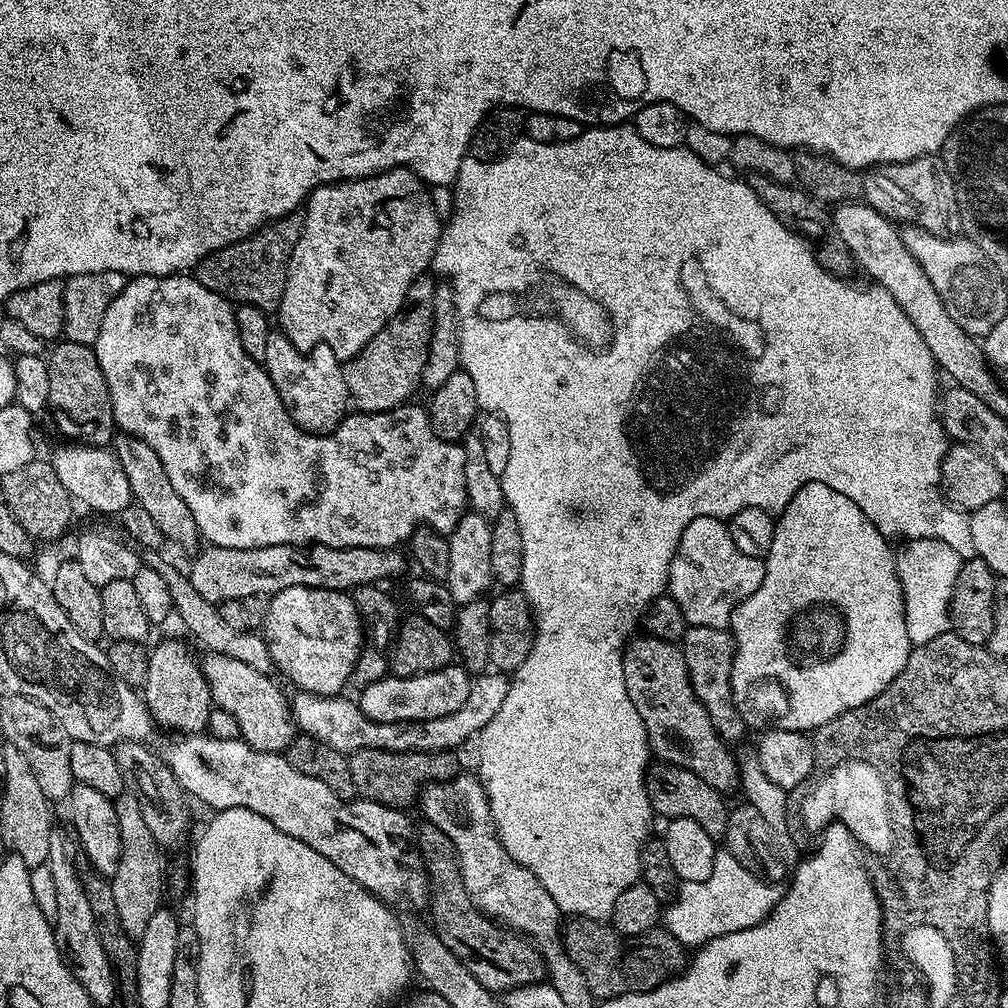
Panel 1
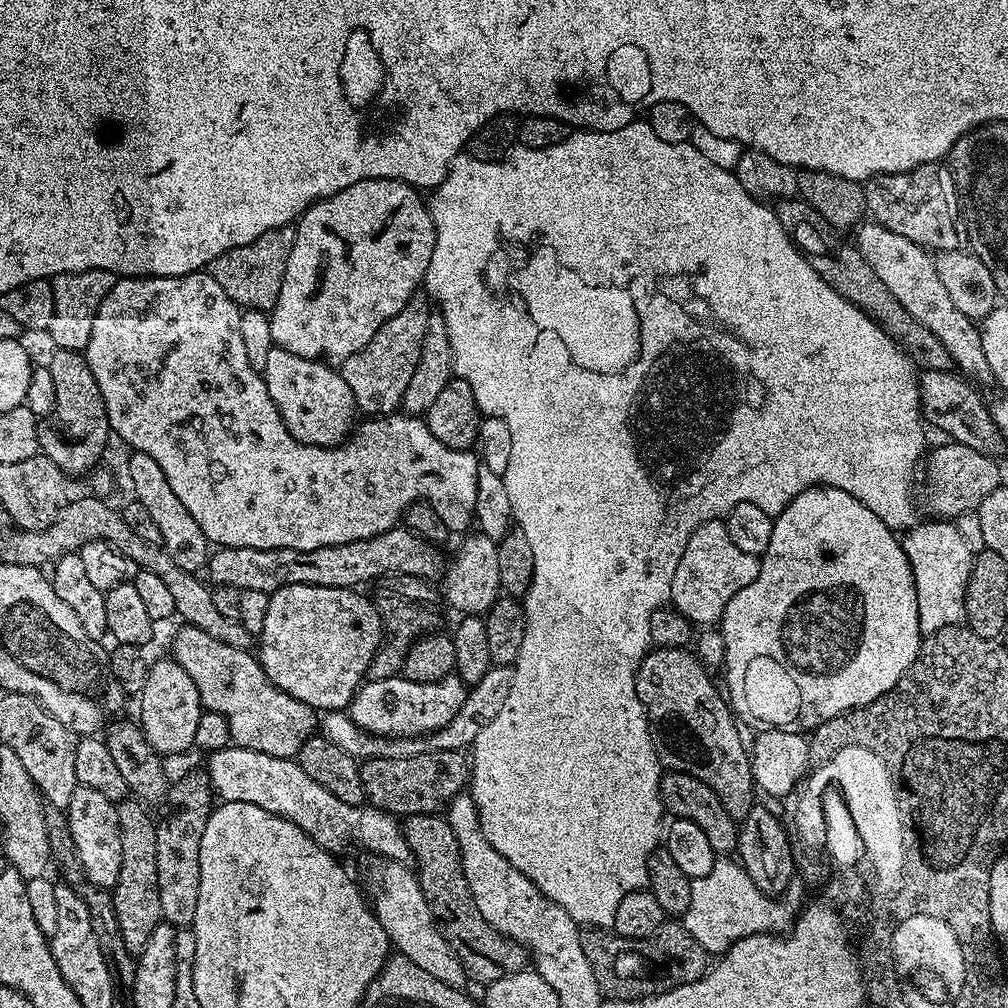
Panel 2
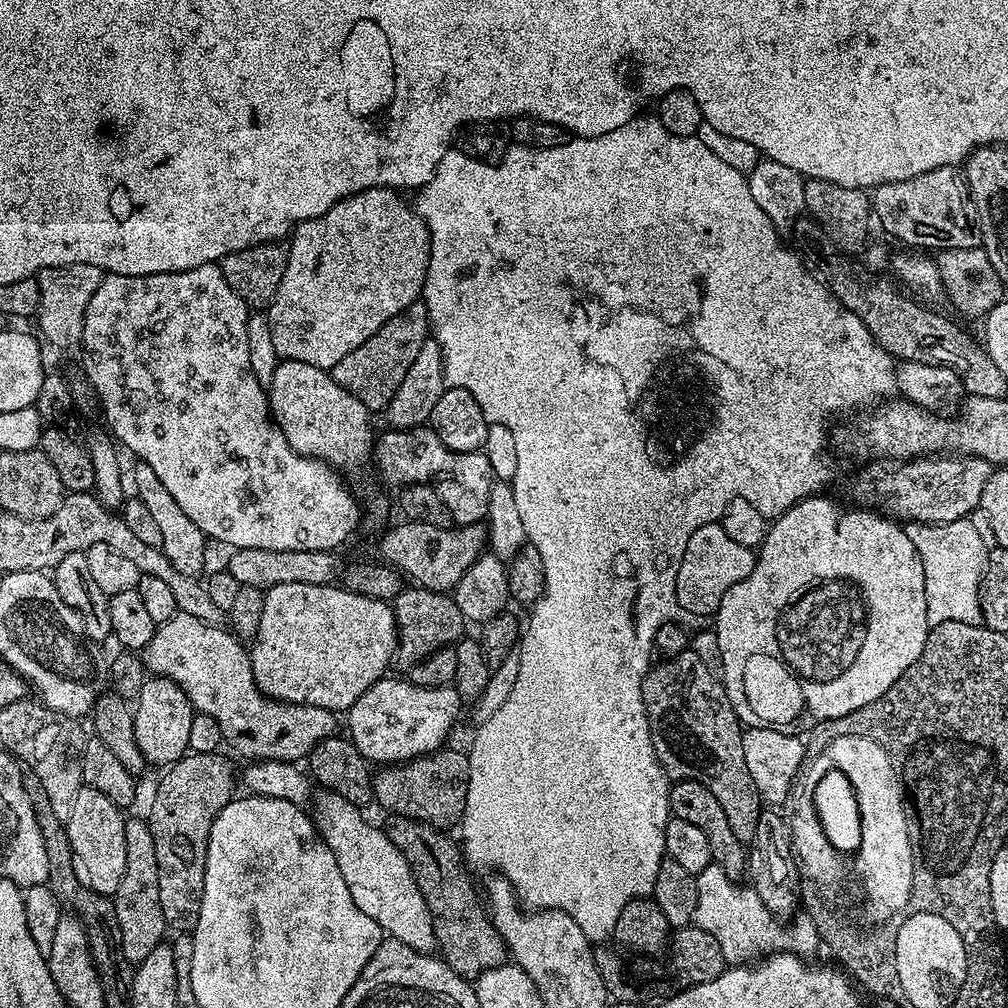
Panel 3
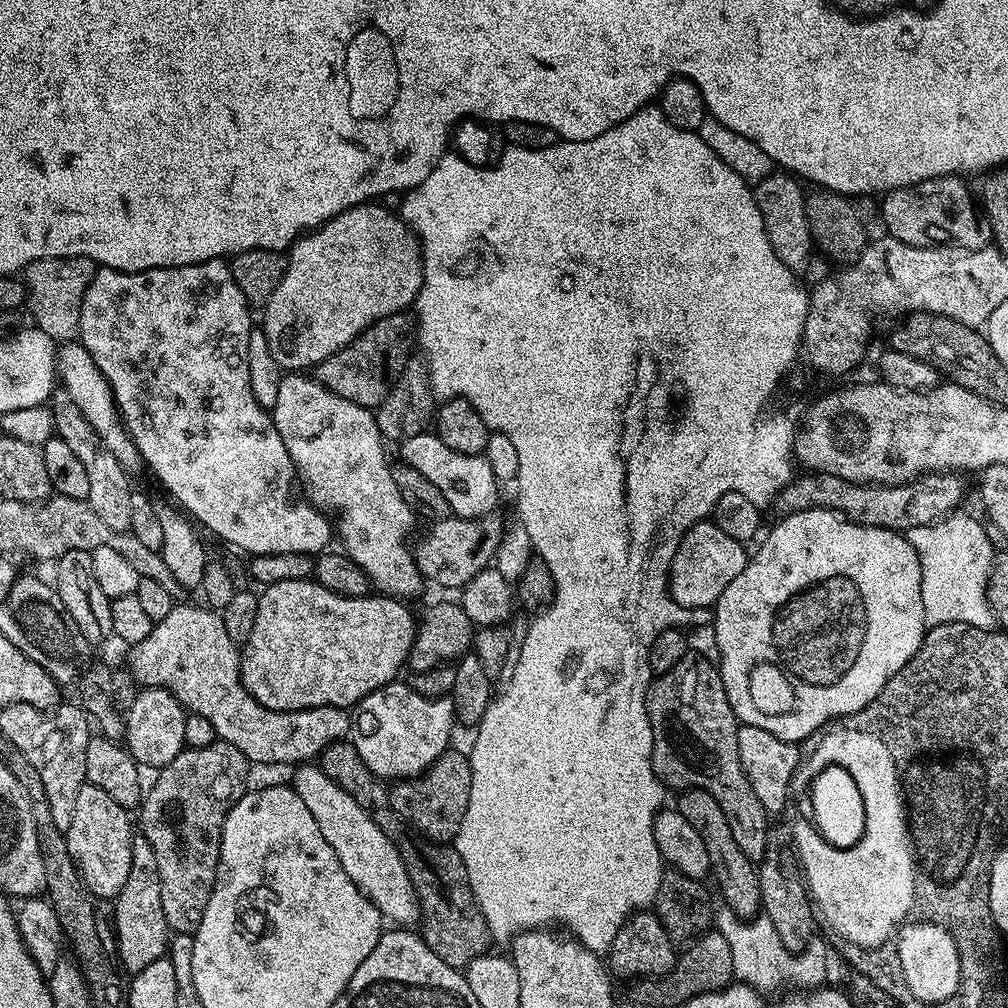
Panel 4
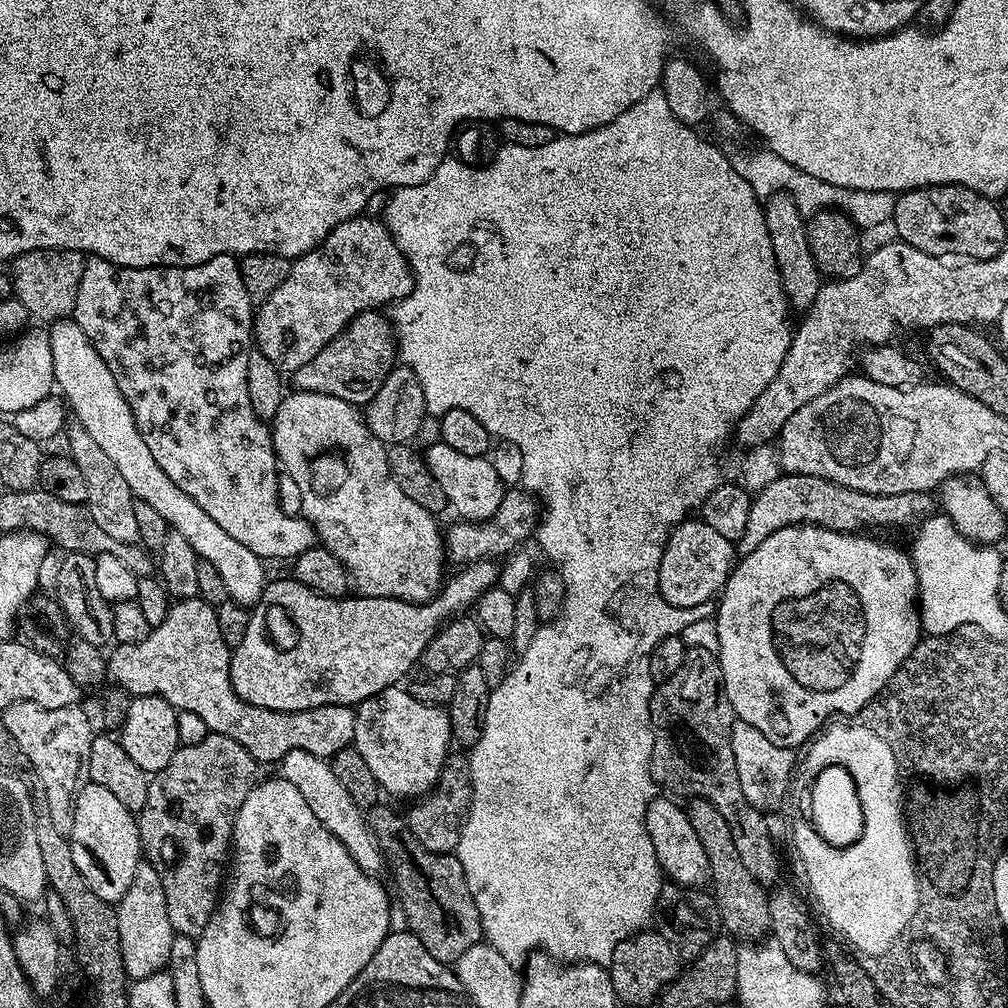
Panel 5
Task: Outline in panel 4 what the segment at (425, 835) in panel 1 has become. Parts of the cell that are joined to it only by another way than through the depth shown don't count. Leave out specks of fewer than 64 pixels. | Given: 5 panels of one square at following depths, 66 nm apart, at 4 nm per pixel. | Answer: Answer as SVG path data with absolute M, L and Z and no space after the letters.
M377 807L374 819L376 825L390 837L402 854L404 865L410 874L410 882L420 903L418 928L426 946L430 946L430 950L434 950L434 954L438 954L438 958L442 958L442 962L450 967L467 969L468 963L474 958L489 951L490 933L488 918L482 914L474 898L474 890L470 890L470 876L466 874L462 858L456 853L455 847L444 842L433 842L417 834L390 807Z

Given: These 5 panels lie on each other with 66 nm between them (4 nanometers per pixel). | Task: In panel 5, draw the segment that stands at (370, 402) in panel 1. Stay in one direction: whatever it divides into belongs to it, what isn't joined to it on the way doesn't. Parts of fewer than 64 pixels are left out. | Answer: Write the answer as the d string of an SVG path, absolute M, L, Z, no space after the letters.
M369 310L359 312L333 340L314 354L314 358L310 358L310 362L291 372L290 384L298 392L330 394L342 398L342 402L366 406L397 364L398 353L391 323L383 311Z

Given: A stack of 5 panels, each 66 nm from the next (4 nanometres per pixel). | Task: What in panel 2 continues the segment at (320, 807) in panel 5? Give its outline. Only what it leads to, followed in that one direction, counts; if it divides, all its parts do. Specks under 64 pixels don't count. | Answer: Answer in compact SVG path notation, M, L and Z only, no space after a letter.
M376 858L368 868L368 892L372 913L378 918L382 930L386 930L388 943L399 955L410 958L414 966L426 970L438 982L446 982L446 986L463 989L466 984L464 967L458 962L454 950L446 942L440 925L436 923L434 914L426 902L426 894L422 894L422 886L415 871L408 872L398 860Z

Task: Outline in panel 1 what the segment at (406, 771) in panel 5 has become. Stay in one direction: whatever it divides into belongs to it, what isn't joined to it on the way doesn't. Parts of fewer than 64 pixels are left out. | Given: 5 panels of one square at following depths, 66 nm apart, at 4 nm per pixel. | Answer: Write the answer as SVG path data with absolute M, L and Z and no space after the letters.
M453 662L447 668L434 670L421 676L387 675L370 686L359 689L360 709L374 722L406 722L407 720L433 720L446 714L454 714L470 694L472 681L470 673L459 663Z

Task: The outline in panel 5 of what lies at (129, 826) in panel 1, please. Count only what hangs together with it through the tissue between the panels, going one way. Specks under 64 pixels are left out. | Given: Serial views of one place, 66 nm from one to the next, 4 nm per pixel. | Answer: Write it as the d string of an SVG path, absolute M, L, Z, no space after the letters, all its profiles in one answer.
M142 862L134 874L134 882L122 894L115 905L118 922L118 938L122 966L129 981L135 982L155 972L167 969L170 958L170 946L174 946L176 931L170 926L170 914L166 914L166 890L162 890L162 878L154 870L154 866Z

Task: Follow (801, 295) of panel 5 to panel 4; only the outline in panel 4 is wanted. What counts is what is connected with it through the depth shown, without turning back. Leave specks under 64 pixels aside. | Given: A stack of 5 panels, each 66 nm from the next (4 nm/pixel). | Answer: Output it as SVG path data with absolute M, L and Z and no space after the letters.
M773 170L754 188L756 205L762 214L770 246L774 246L774 254L778 254L785 266L797 274L803 273L803 268L811 262L812 252L814 253L812 231L808 225L806 191L804 192L803 187L805 188L805 185L795 175L784 170Z

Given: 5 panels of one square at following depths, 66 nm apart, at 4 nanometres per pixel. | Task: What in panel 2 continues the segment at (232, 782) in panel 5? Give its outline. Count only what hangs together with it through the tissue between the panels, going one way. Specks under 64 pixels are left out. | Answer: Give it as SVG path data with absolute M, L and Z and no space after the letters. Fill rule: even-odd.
M203 771L192 772L181 778L177 788L176 785L169 787L166 800L176 805L172 813L156 825L158 902L162 902L163 923L179 930L191 926L194 914L198 914L198 850L202 850L202 830L206 830L208 816L213 810L214 793ZM183 800L184 804L180 804Z

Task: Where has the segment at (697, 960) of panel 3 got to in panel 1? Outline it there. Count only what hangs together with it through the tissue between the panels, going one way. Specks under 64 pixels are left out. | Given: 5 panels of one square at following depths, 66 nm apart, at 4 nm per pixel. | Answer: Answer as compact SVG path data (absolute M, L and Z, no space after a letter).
M585 916L569 919L563 925L562 943L574 966L582 970L582 978L586 978L586 986L590 986L593 997L597 1001L613 1000L626 994L654 990L667 980L679 976L690 960L689 953L684 953L687 952L685 945L680 944L678 938L674 938L674 934L670 934L663 927L649 928L648 931L637 936L622 936L611 923L602 920L587 920Z

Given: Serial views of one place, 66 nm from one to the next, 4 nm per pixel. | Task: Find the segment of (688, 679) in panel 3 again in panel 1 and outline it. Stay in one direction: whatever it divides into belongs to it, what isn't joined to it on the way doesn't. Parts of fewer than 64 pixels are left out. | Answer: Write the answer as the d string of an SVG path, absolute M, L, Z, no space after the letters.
M640 634L629 639L624 649L624 681L628 700L634 702L634 710L638 710L638 718L642 718L644 729L648 735L649 749L654 753L657 761L682 766L686 770L698 774L698 778L702 778L702 782L706 782L706 786L718 790L721 794L729 794L728 792L734 791L739 786L740 768L736 765L731 750L728 749L731 747L717 732L716 726L712 722L712 715L694 694L686 670L684 653L679 643L659 640L647 634Z

